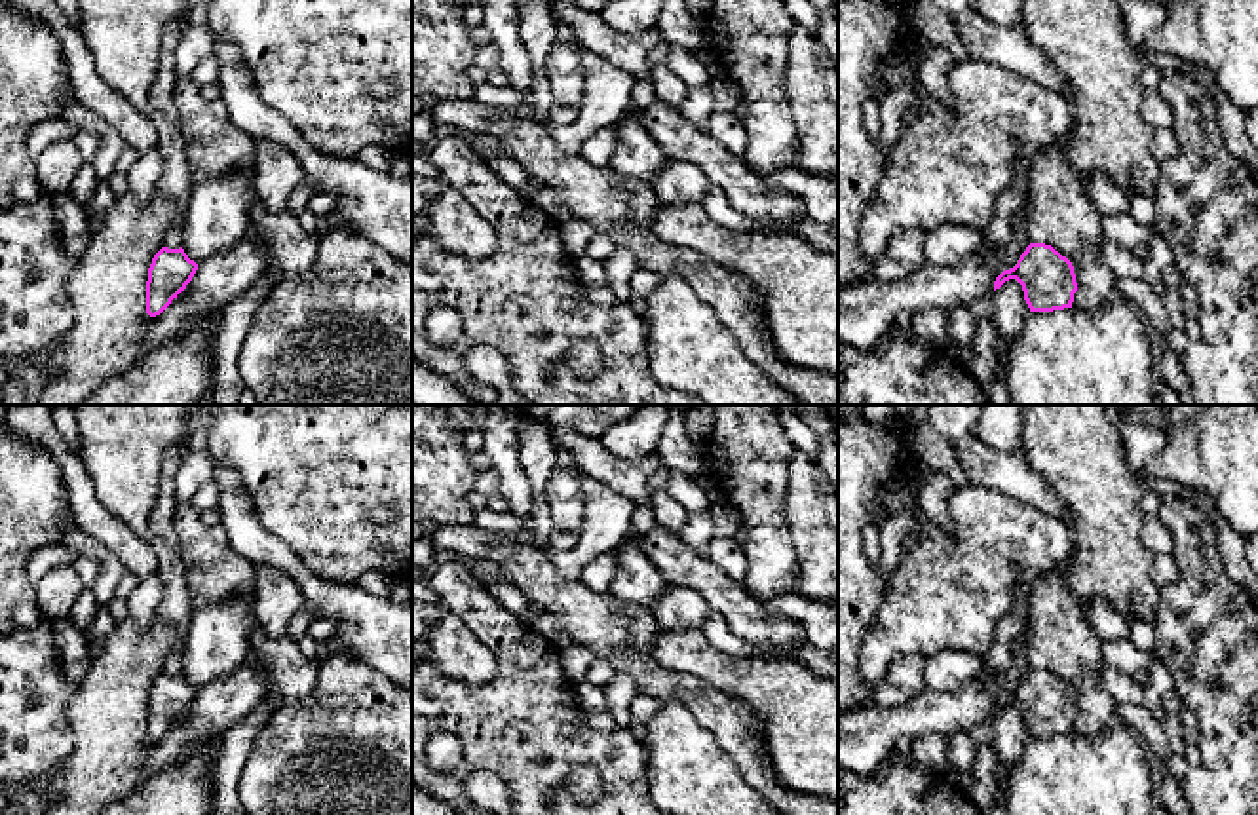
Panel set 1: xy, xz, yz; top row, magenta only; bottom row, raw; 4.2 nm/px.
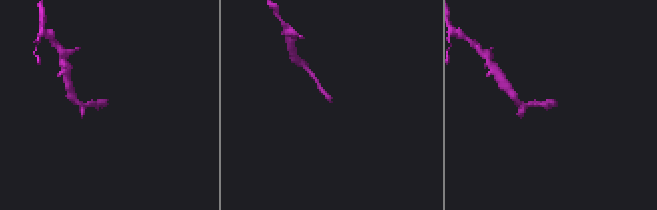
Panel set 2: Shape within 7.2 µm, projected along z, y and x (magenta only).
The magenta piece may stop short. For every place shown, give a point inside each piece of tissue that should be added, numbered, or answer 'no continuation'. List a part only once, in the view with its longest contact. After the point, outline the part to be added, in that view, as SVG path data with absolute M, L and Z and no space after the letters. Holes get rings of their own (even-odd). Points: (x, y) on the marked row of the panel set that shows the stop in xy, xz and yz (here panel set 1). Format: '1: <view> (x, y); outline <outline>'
no continuation

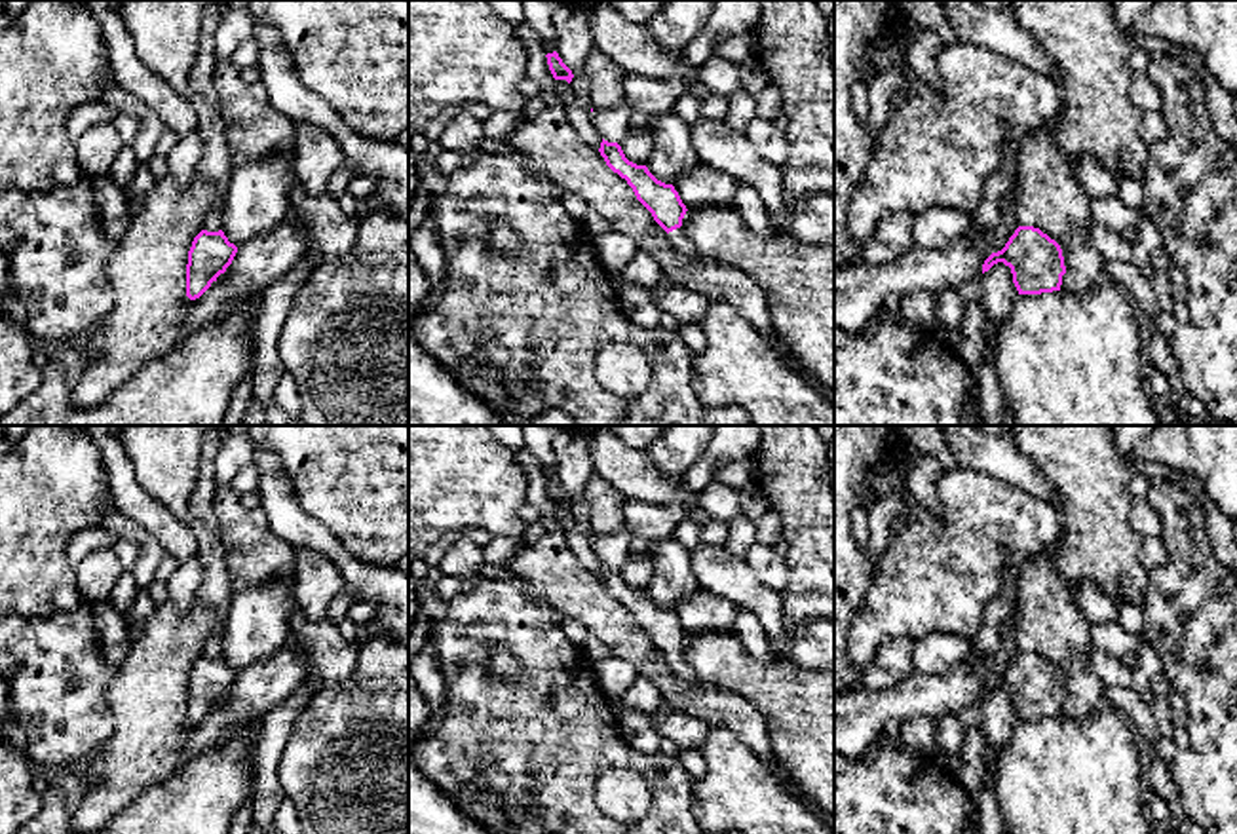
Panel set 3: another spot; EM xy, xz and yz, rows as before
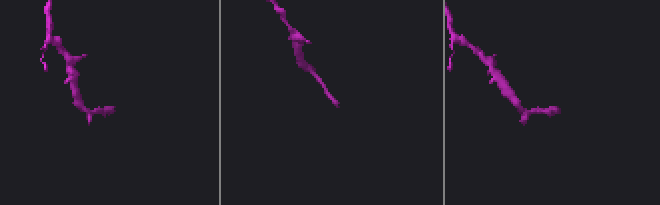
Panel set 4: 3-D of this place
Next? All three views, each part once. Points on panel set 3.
1: xz (677, 238); outline M682 228L669 232L671 245L690 258L697 258L694 243L684 236Z

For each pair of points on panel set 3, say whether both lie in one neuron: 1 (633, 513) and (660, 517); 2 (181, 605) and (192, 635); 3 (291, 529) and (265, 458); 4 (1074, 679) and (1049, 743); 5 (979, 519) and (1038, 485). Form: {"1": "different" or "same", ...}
{"1": "same", "2": "different", "3": "same", "4": "different", "5": "different"}

